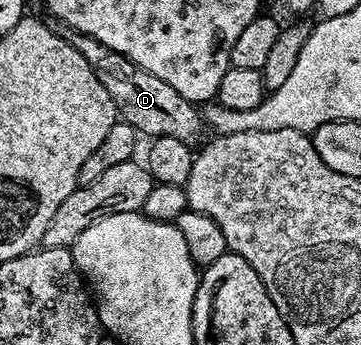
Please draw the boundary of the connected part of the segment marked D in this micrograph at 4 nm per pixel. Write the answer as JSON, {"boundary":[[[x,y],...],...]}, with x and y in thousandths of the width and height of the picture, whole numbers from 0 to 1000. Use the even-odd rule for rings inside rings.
{"boundary":[[[191,93],[186,110],[205,148],[216,148],[216,159],[227,159],[238,183],[249,183],[260,217],[271,217],[271,241],[294,252],[305,287],[316,287],[330,348],[360,357],[360,368],[371,368],[380,388],[399,394],[402,386],[410,403],[435,397],[504,403],[504,414],[535,426],[551,423],[568,406],[571,365],[562,325],[535,296],[493,275],[493,264],[471,252],[471,241],[438,229],[438,217],[416,217],[416,206],[349,171],[349,159],[327,159],[327,148],[294,136],[294,125],[271,125],[271,113],[249,101]]]}

